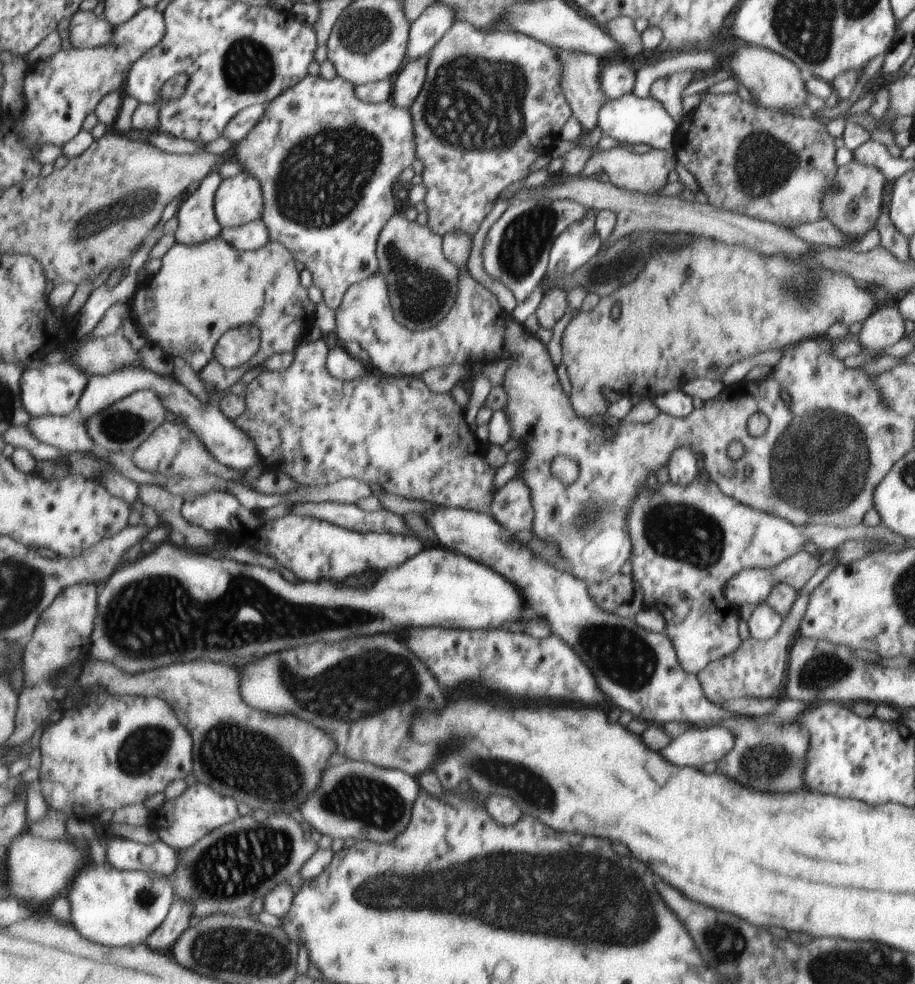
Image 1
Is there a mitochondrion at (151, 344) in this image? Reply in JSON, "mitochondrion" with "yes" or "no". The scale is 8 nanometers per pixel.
{"mitochondrion":"no"}

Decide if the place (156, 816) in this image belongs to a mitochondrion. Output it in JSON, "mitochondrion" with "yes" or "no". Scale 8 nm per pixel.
{"mitochondrion":"no"}

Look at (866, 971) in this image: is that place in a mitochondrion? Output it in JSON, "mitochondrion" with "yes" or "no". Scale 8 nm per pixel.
{"mitochondrion":"yes"}

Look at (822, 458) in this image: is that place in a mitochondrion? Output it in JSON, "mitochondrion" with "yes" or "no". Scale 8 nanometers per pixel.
{"mitochondrion":"yes"}

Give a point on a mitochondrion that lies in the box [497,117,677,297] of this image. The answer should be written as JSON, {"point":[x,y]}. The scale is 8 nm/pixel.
{"point":[617,266]}

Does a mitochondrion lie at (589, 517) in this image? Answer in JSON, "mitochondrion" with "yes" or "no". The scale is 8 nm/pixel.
{"mitochondrion":"yes"}

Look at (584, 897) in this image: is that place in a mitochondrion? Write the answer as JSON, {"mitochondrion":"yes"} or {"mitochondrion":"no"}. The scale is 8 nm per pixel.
{"mitochondrion":"yes"}

